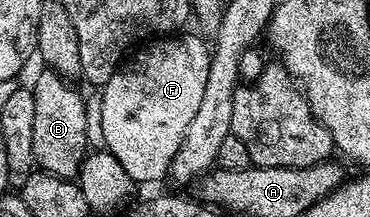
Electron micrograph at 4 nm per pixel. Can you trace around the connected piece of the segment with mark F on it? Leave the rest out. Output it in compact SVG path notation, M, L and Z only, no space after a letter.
M168 34L137 47L116 69L110 82L102 85L104 148L121 164L129 181L137 180L140 184L148 184L151 180L165 179L168 176L174 154L178 154L178 146L182 146L182 138L186 138L186 126L190 126L202 102L212 61L210 44L200 34L184 35Z

